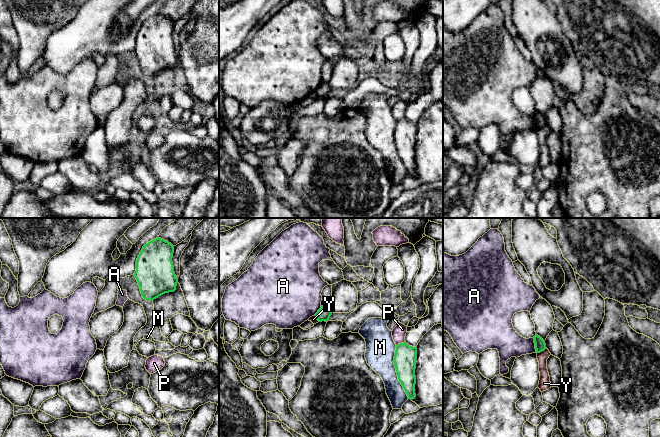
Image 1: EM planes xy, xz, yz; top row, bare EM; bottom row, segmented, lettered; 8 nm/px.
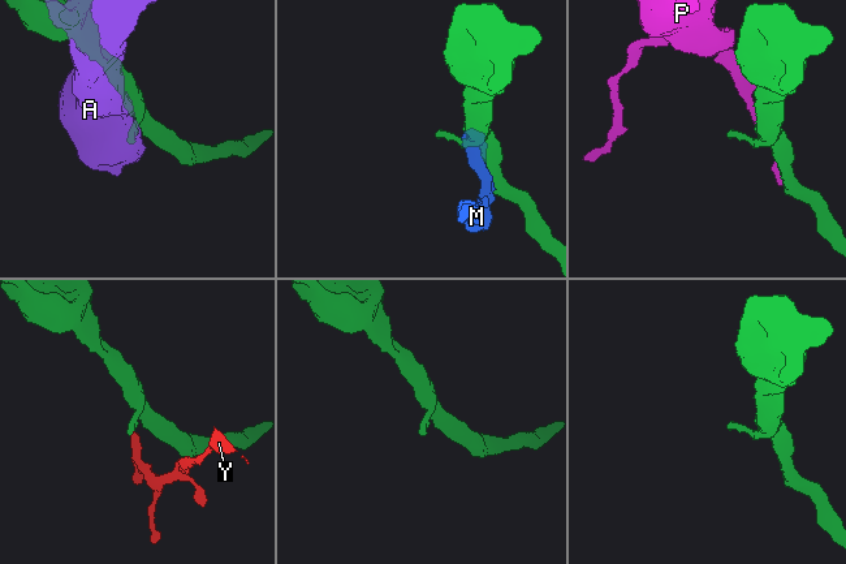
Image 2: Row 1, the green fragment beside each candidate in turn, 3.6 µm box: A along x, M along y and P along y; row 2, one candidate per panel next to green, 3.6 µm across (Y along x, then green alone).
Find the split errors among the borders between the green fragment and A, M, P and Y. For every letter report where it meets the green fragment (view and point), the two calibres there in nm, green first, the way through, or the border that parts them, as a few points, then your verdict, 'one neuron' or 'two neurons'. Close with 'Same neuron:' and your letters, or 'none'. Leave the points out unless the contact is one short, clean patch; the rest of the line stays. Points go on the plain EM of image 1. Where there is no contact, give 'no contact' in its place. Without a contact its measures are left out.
A: yz (535, 121) | 90/220 nm | two neurons
M: xz (396, 148) | 180/240 nm | two neurons
P: xz (401, 119) | 180/110 nm | along xz (404, 117), (396, 121) | two neurons
Y: yz (541, 127) | 90/90 nm | along yz (546, 124), (537, 129) | two neurons
Same neuron: none

